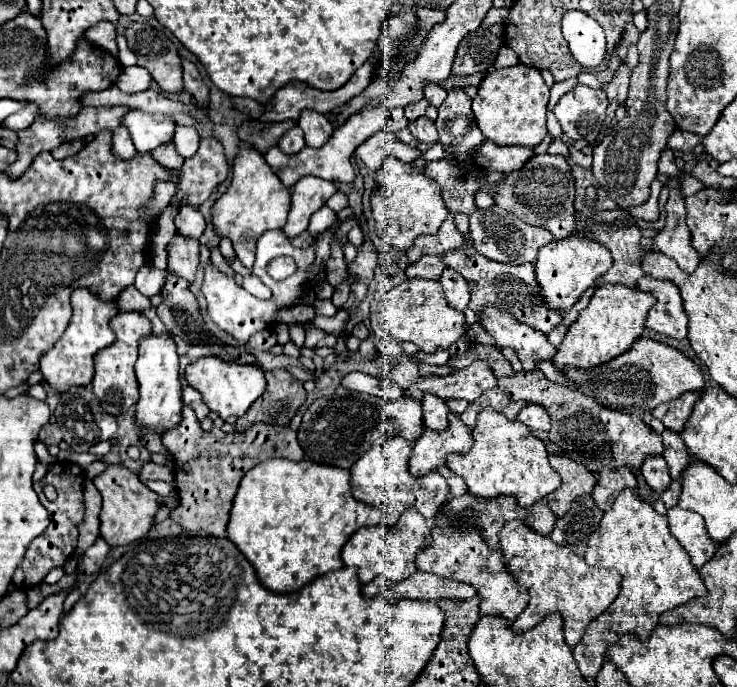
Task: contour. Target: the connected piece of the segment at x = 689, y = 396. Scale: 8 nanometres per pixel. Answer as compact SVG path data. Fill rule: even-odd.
M702 390L684 392L682 396L678 396L678 400L660 404L652 414L654 414L654 418L662 420L666 428L670 428L674 432L682 432L686 420L690 418L690 412L694 410L694 404L700 400L700 396L702 396Z

